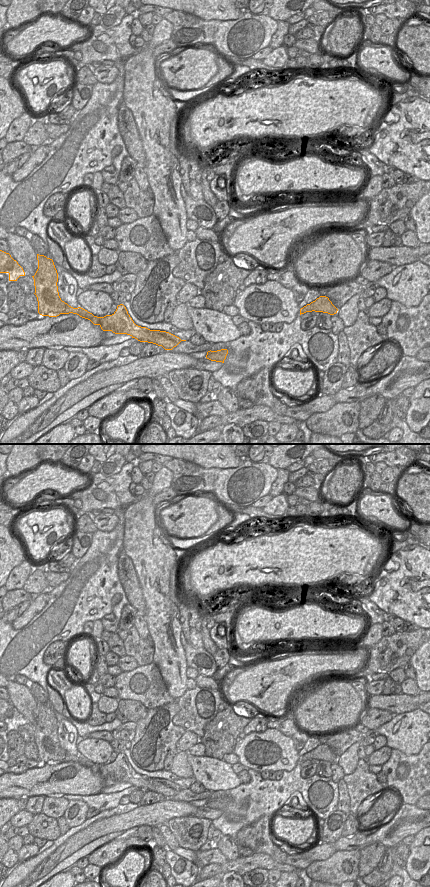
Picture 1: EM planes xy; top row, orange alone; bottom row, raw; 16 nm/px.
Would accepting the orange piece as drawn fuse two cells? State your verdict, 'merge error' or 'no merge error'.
no merge error

